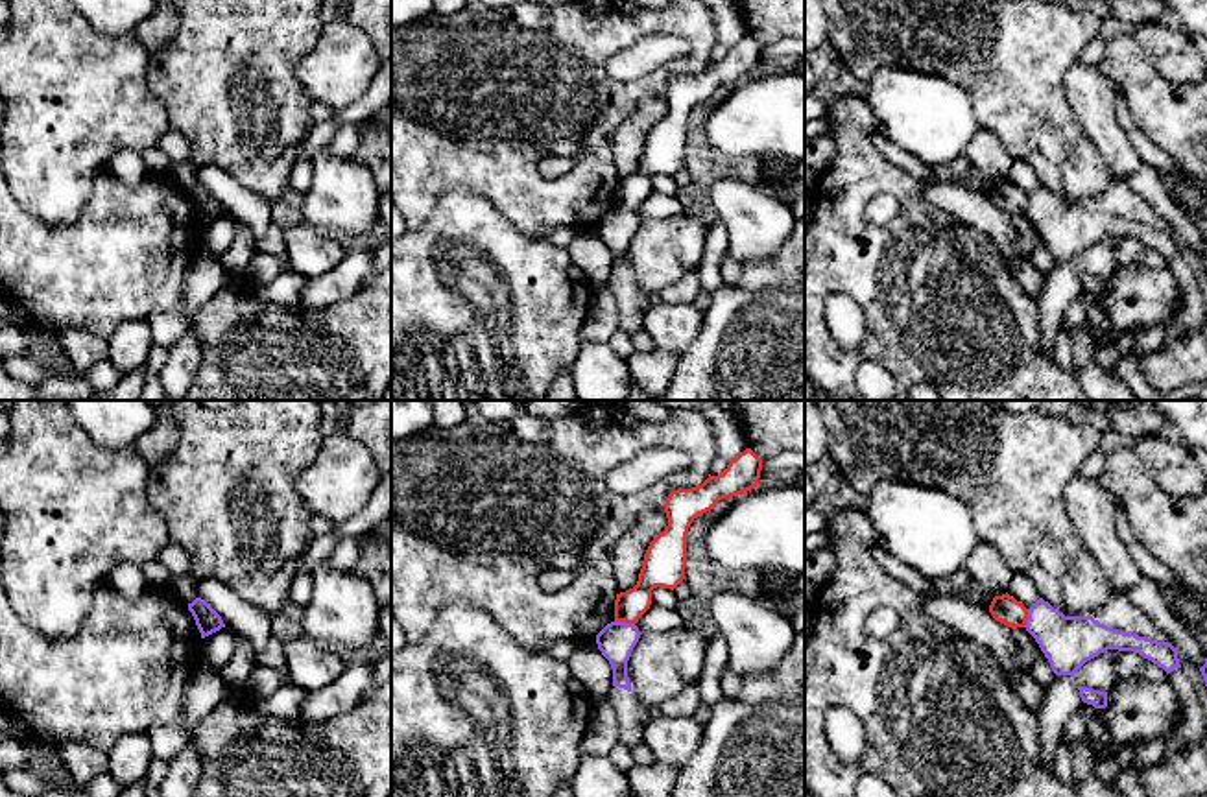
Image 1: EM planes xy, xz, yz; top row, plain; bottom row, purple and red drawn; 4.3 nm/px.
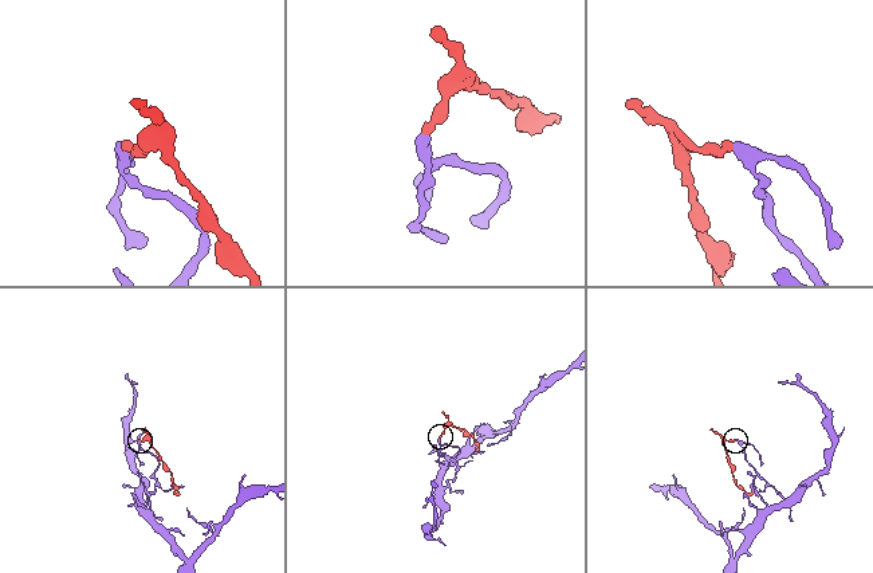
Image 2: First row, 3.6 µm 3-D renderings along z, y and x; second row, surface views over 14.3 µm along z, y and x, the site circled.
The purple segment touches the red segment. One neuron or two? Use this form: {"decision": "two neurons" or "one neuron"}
{"decision": "two neurons"}

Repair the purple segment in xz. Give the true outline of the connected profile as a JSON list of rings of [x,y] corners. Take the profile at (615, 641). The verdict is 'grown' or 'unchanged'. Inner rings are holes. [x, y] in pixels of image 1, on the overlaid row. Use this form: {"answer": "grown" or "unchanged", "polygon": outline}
{"answer": "unchanged", "polygon": [[[611,622],[598,635],[596,644],[602,655],[609,660],[613,668],[613,686],[631,692],[627,677],[627,660],[633,648],[640,638],[640,631],[635,624]]]}

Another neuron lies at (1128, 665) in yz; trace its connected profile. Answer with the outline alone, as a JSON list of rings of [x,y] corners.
[[[1118,651],[1115,657],[1118,679],[1165,681],[1166,672],[1135,651]]]

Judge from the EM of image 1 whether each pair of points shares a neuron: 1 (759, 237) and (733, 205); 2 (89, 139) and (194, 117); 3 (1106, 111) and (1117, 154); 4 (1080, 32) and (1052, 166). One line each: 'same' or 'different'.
1: same
2: different
3: same
4: same

